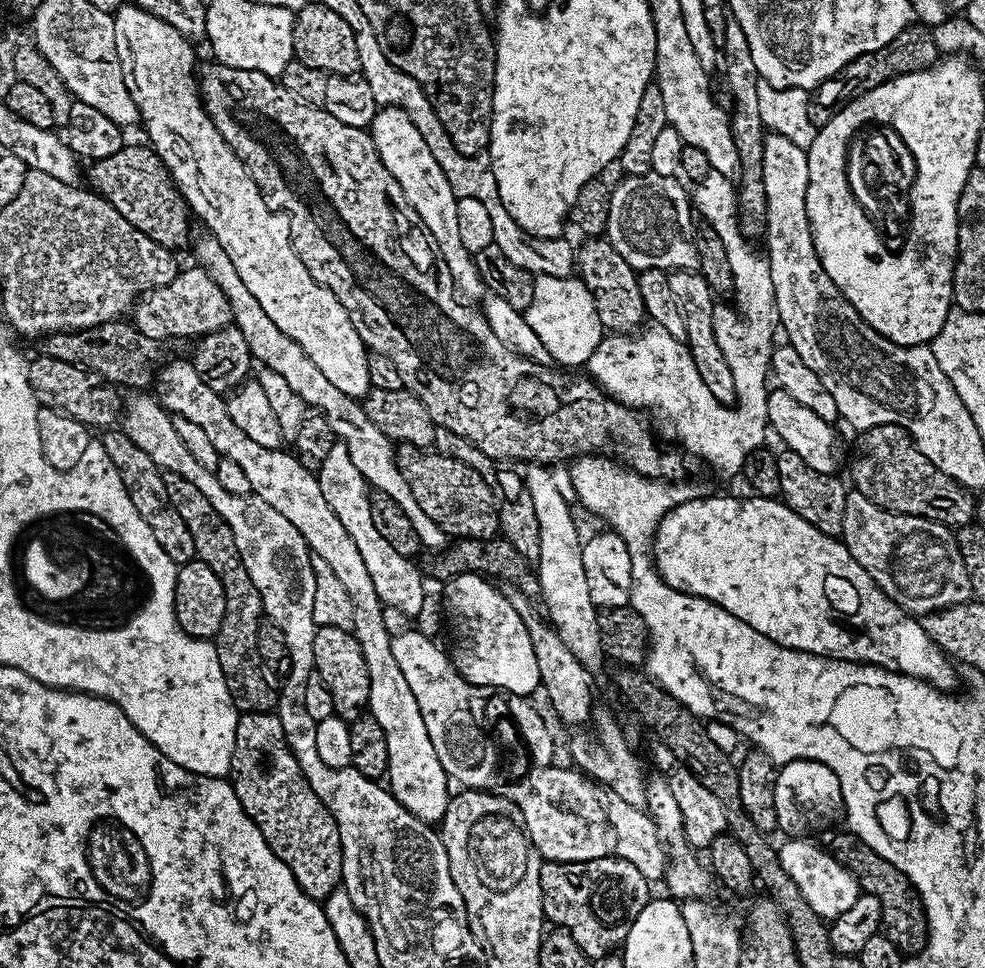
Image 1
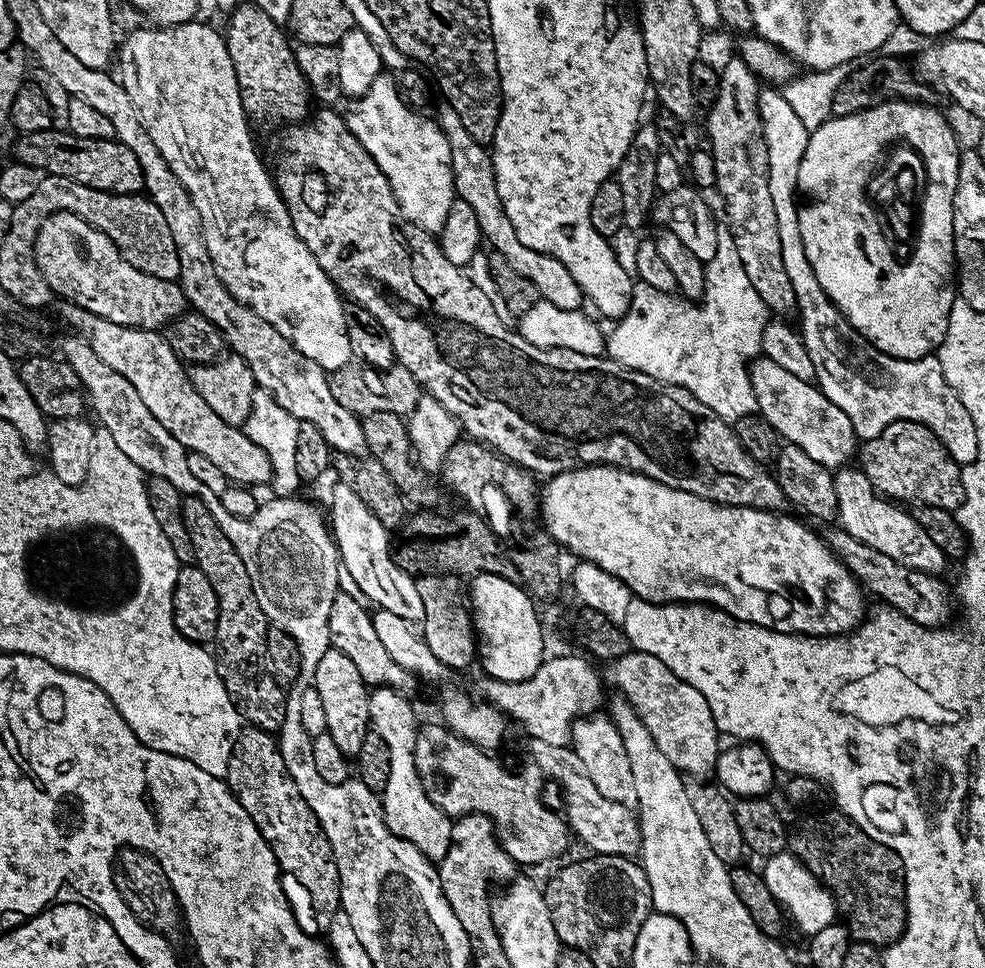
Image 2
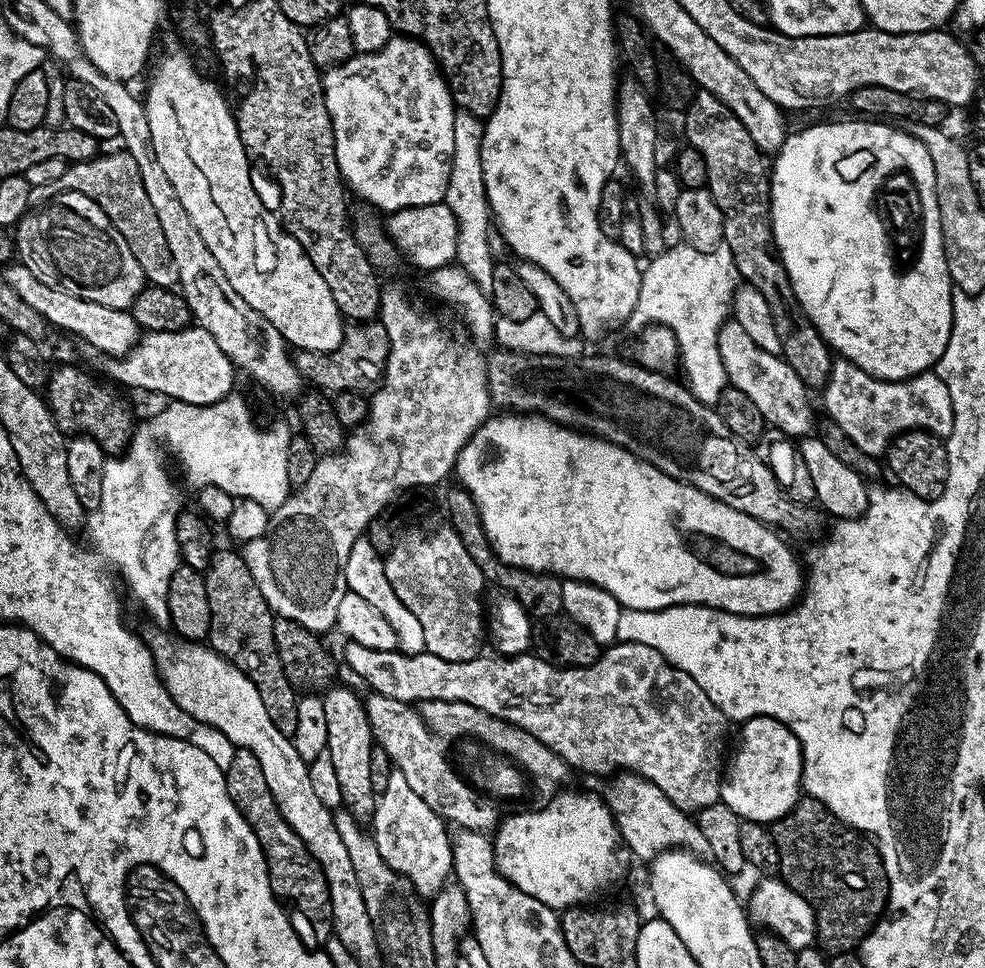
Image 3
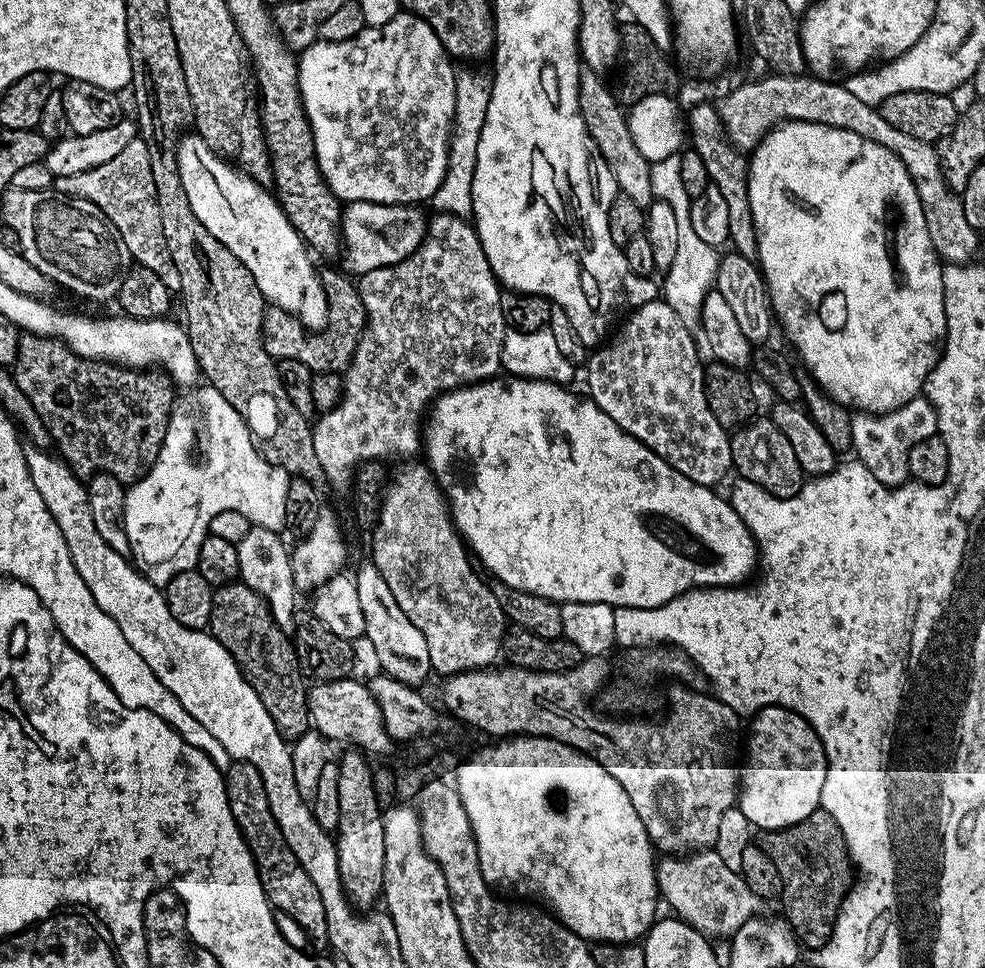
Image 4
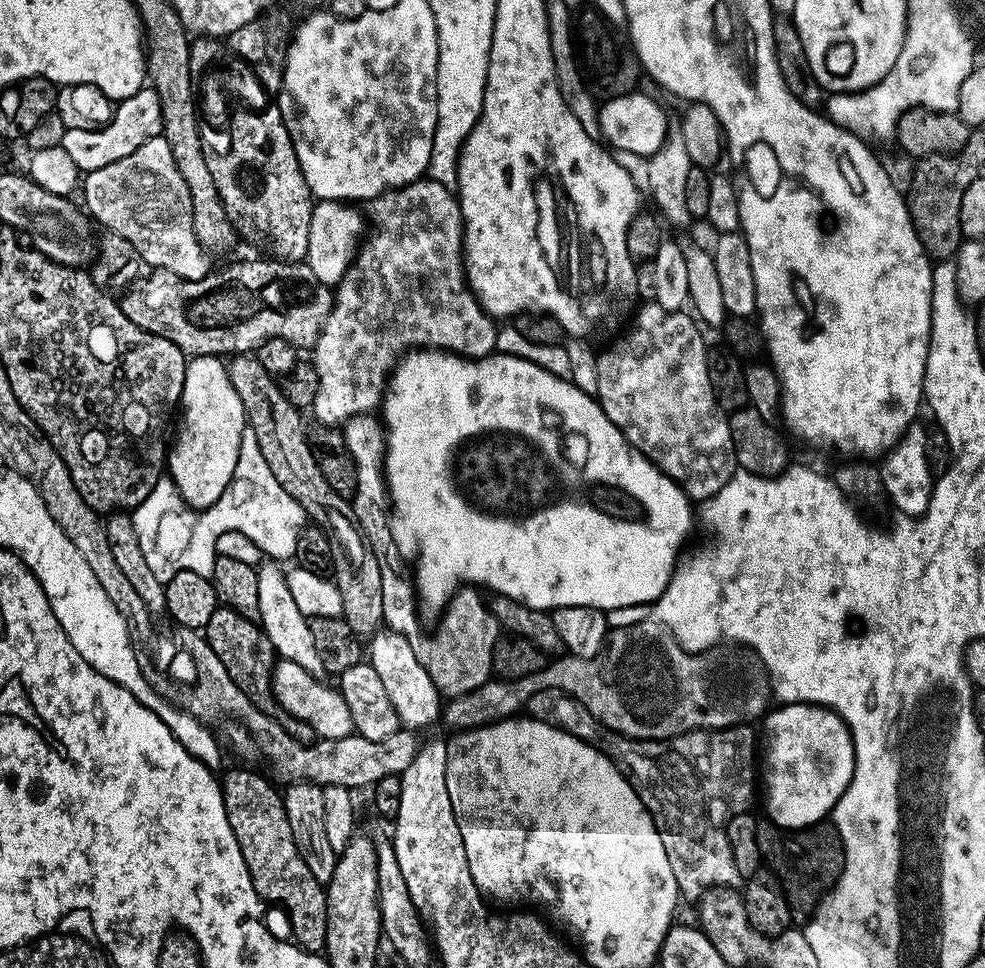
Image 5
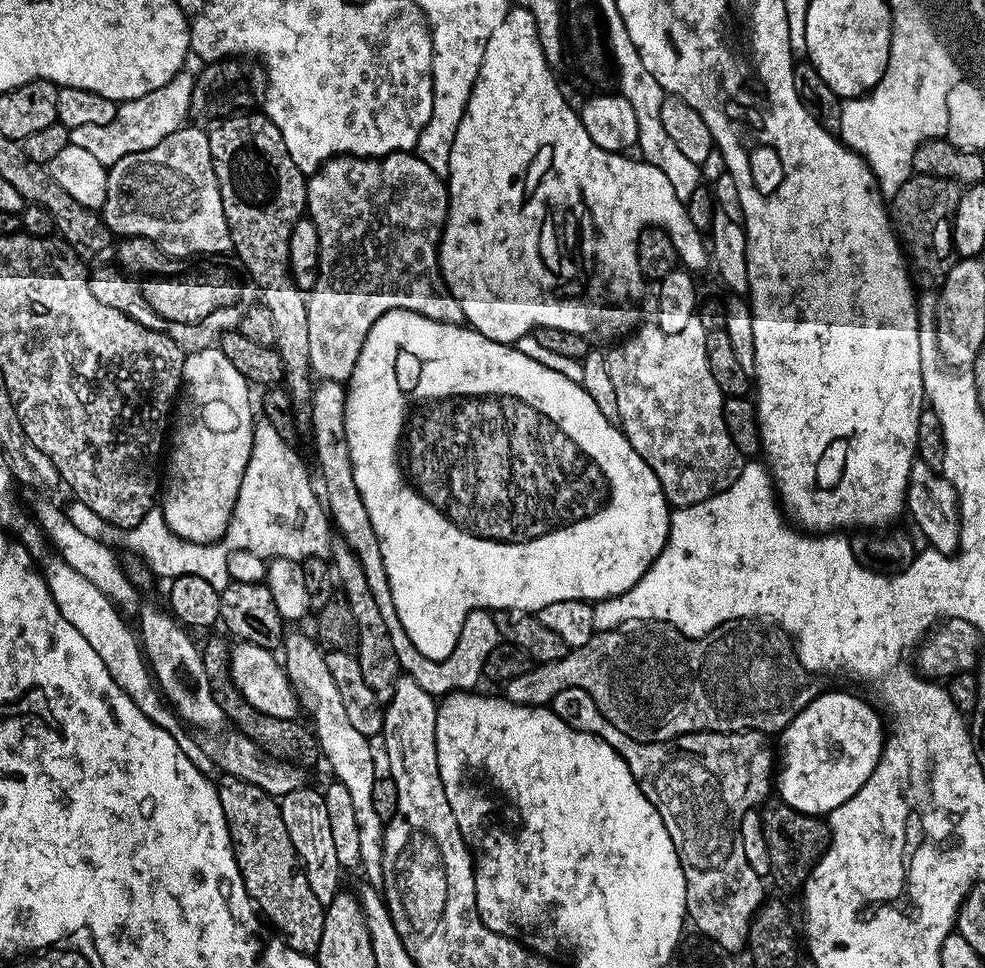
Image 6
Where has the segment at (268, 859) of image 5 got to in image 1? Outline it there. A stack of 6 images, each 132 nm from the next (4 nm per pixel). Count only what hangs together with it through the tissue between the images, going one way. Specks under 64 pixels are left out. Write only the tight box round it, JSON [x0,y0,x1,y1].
[230,711,344,902]

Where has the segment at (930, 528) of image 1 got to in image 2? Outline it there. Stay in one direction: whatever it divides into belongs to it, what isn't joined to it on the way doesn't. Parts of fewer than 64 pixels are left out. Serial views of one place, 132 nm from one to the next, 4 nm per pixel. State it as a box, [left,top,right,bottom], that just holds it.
[834,466,944,573]

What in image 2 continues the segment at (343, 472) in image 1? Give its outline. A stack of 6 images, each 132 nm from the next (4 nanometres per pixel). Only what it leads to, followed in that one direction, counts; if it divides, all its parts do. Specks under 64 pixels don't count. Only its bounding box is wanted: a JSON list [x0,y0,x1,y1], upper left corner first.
[330,483,414,621]

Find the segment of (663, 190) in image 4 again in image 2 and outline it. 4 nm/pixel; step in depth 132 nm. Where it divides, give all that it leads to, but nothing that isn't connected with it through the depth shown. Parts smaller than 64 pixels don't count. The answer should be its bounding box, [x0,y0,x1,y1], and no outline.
[607,238,770,422]

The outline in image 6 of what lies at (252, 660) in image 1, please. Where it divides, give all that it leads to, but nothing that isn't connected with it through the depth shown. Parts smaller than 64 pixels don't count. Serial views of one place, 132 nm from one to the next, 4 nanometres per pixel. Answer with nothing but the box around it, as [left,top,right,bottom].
[202,636,321,770]

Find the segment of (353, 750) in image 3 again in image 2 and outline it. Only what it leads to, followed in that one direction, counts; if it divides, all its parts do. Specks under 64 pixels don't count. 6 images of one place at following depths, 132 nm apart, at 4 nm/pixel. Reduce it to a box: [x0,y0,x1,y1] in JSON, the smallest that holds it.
[314,647,370,758]

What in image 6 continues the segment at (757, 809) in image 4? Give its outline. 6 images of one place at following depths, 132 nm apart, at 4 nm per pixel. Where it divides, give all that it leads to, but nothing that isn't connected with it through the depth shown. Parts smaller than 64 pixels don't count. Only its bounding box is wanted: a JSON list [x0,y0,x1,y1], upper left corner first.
[774,690,886,817]

